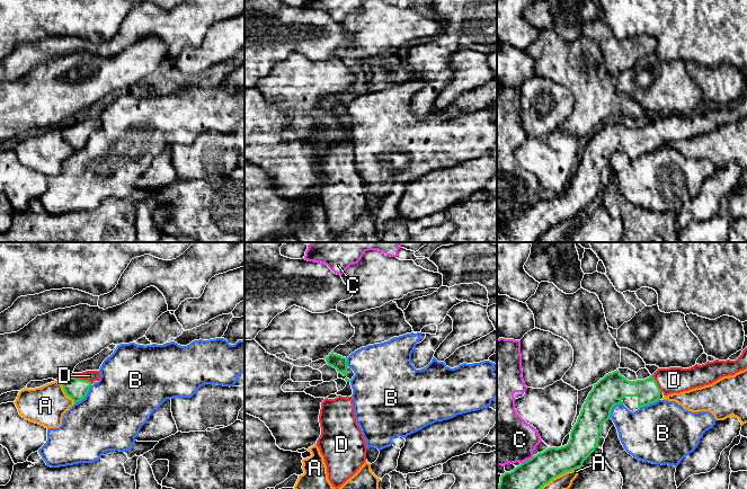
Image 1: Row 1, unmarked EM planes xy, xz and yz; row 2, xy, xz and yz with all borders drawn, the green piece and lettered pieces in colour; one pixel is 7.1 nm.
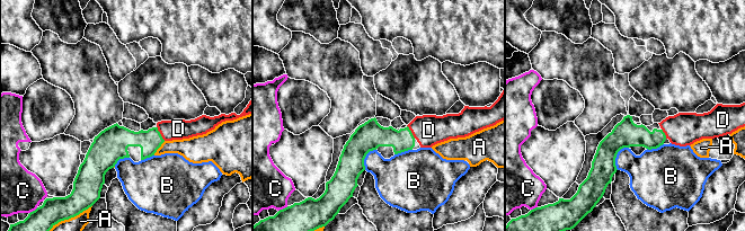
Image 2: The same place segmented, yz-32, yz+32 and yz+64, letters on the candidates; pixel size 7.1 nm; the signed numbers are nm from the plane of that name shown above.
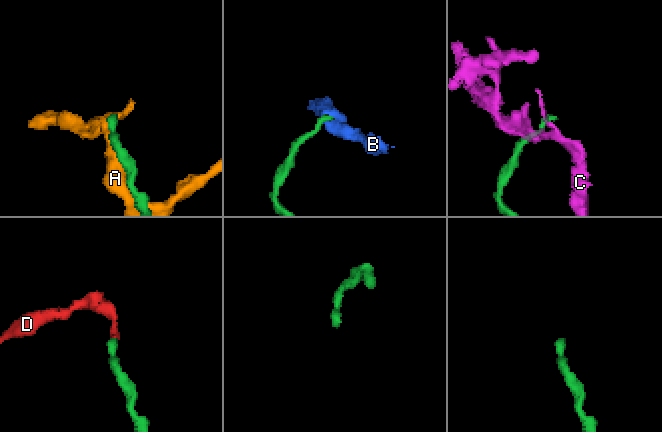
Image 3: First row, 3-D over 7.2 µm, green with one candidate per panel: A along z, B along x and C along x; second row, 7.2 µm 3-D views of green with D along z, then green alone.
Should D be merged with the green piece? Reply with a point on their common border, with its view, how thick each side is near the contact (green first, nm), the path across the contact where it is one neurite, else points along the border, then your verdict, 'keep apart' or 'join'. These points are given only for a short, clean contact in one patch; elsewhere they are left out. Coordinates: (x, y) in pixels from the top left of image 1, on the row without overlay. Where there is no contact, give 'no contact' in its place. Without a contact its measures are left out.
contact xy (80, 126); calibres 160 and 80 nm; way xy (77, 136), (80, 126), (89, 123); join

